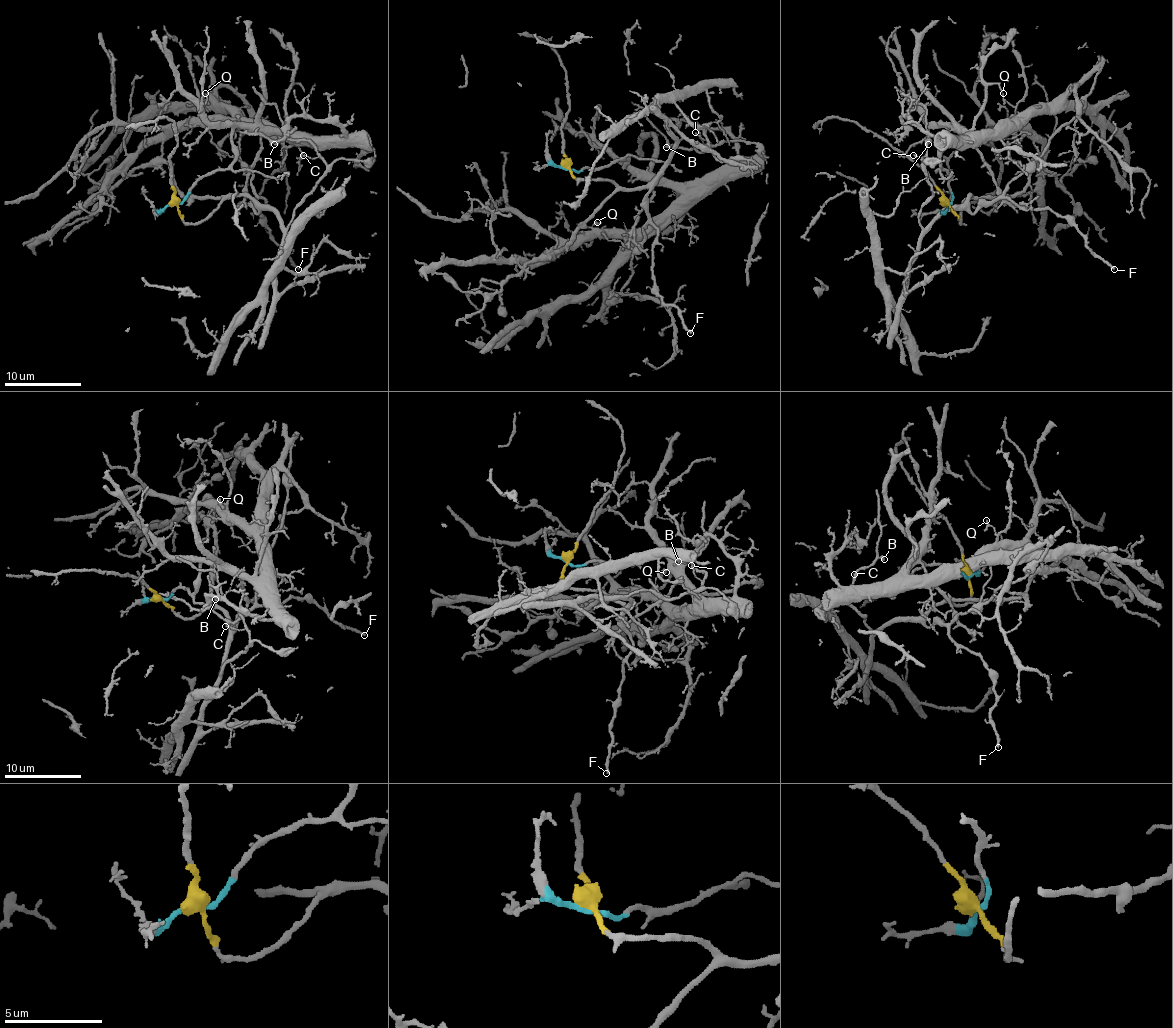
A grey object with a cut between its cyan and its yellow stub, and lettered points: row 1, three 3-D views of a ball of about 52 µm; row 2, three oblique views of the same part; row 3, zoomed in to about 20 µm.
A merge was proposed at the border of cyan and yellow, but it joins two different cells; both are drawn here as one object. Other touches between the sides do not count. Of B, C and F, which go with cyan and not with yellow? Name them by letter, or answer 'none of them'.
none of them

